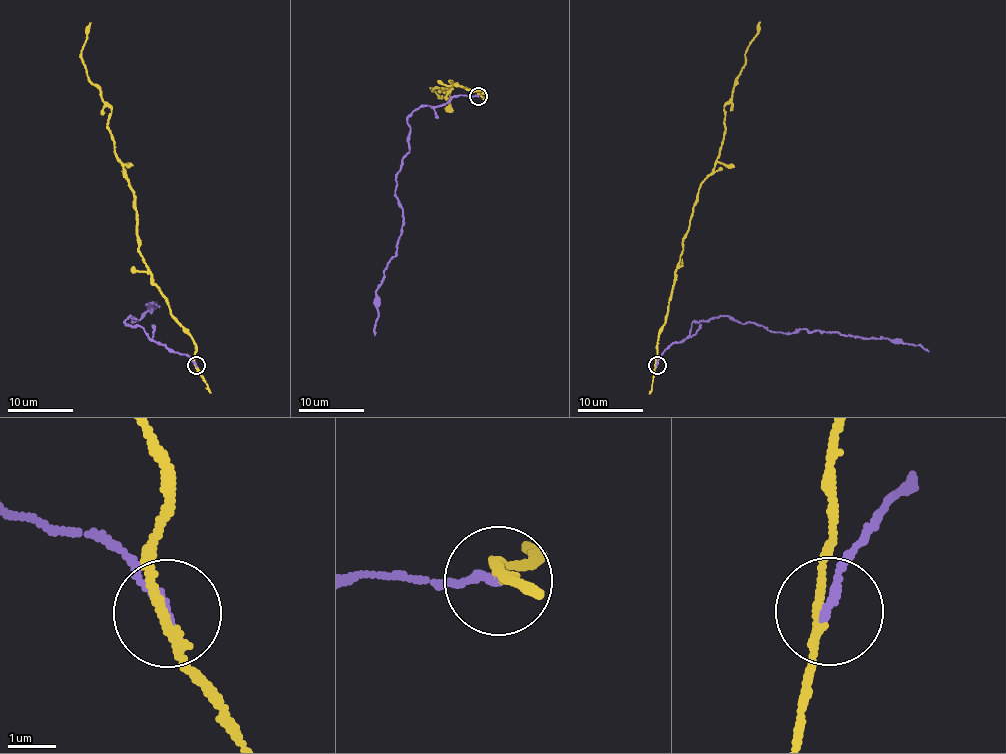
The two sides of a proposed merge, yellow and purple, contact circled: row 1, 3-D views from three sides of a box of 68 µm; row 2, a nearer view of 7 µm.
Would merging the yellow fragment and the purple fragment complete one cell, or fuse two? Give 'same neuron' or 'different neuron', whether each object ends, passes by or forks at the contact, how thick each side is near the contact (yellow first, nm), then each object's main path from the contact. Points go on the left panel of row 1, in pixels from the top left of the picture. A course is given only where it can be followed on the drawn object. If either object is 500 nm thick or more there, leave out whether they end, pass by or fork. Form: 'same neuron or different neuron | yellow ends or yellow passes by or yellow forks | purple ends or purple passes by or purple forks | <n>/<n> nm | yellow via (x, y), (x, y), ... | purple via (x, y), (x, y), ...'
different neuron | yellow passes by | purple ends | 170/170 nm | yellow via (196, 365), (194, 341), (170, 312), (139, 250), (132, 187), (108, 126), (111, 110), (81, 57), (91, 22) | purple via (196, 365), (124, 321), (142, 318), (154, 307), (146, 305), (150, 302), (160, 307)

